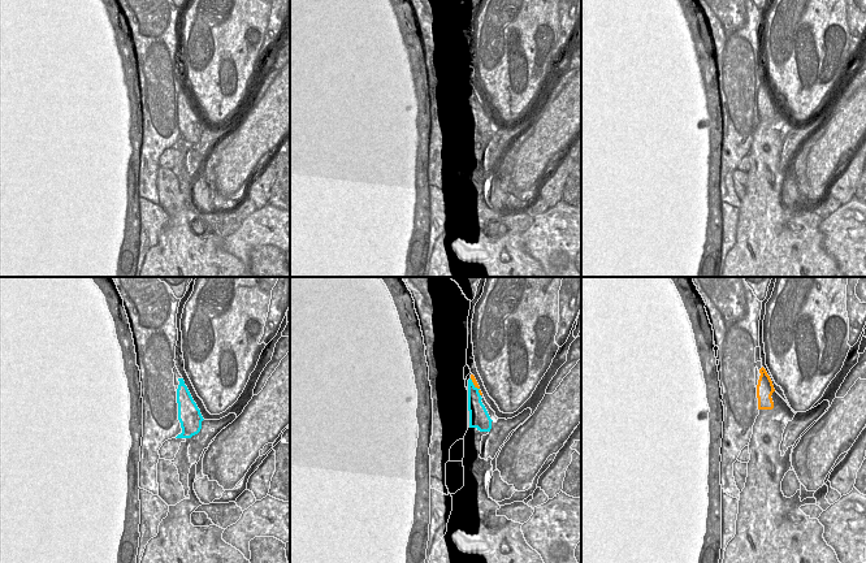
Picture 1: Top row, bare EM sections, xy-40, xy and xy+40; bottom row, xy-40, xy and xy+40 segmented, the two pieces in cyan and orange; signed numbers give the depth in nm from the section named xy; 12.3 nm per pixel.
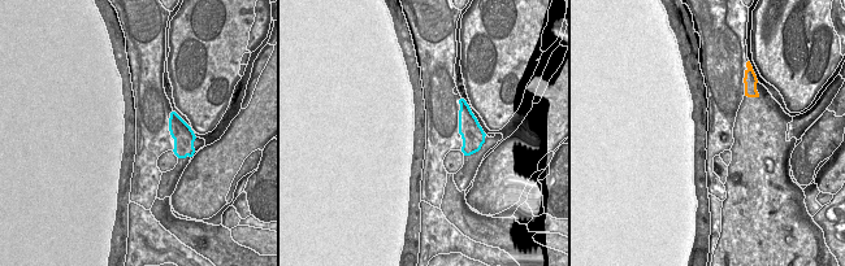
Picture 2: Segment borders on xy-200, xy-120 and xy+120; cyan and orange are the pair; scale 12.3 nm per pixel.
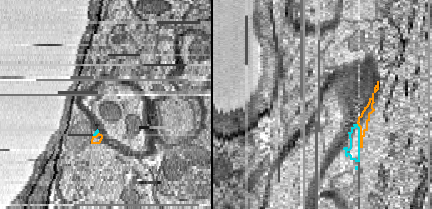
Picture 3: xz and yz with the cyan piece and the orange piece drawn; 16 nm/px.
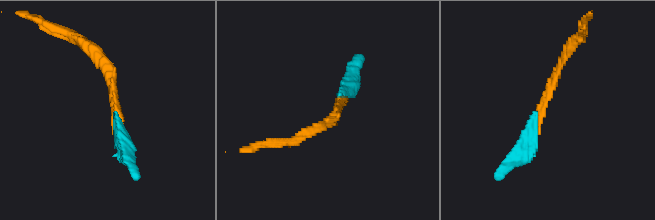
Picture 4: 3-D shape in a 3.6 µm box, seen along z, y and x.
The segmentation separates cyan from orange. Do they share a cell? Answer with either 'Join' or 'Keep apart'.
Join

